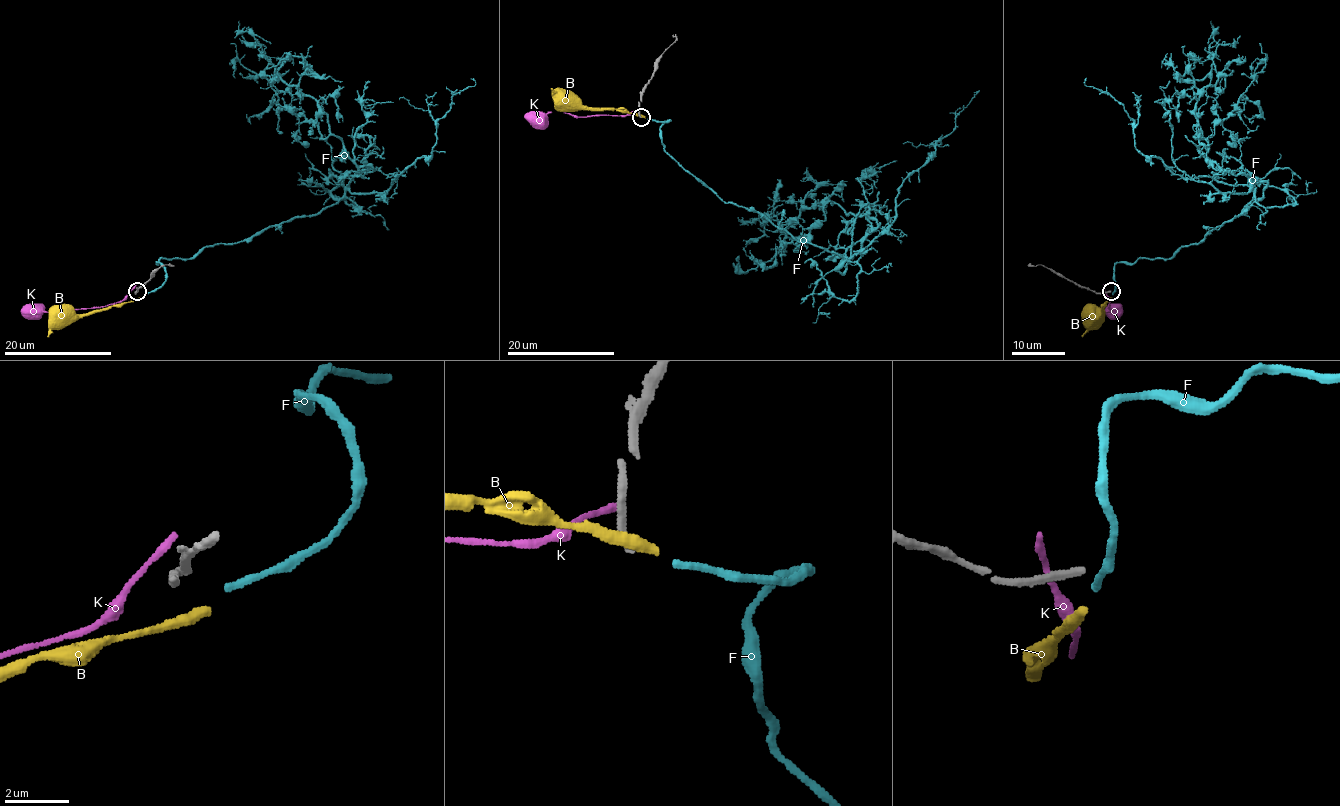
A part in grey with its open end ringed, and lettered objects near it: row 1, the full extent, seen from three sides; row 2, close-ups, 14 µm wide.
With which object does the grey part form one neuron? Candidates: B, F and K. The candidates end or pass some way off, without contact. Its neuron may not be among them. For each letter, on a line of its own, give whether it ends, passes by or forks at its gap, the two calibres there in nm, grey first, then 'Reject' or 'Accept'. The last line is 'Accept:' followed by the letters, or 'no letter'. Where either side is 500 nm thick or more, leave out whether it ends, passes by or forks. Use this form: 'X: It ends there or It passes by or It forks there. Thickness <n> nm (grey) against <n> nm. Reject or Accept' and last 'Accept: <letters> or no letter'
B: It ends there. Thickness 240 nm (grey) against 420 nm. Reject
F: It ends there. Thickness 240 nm (grey) against 240 nm. Reject
K: It ends there. Thickness 240 nm (grey) against 240 nm. Reject
Accept: no letter

